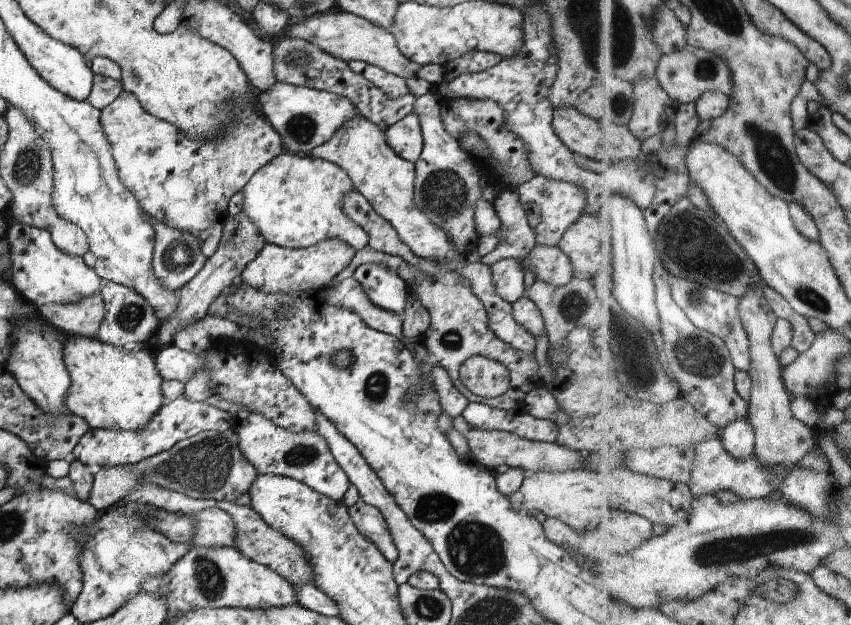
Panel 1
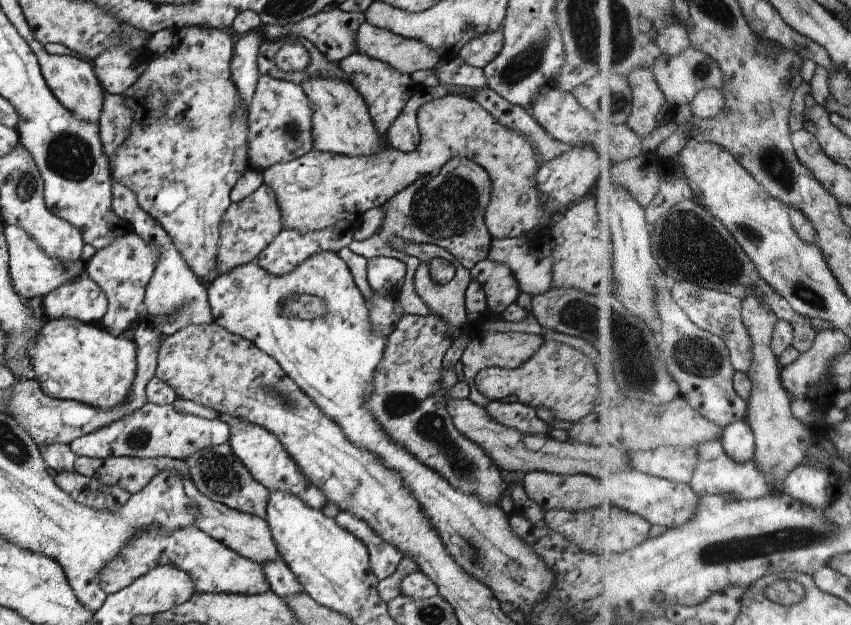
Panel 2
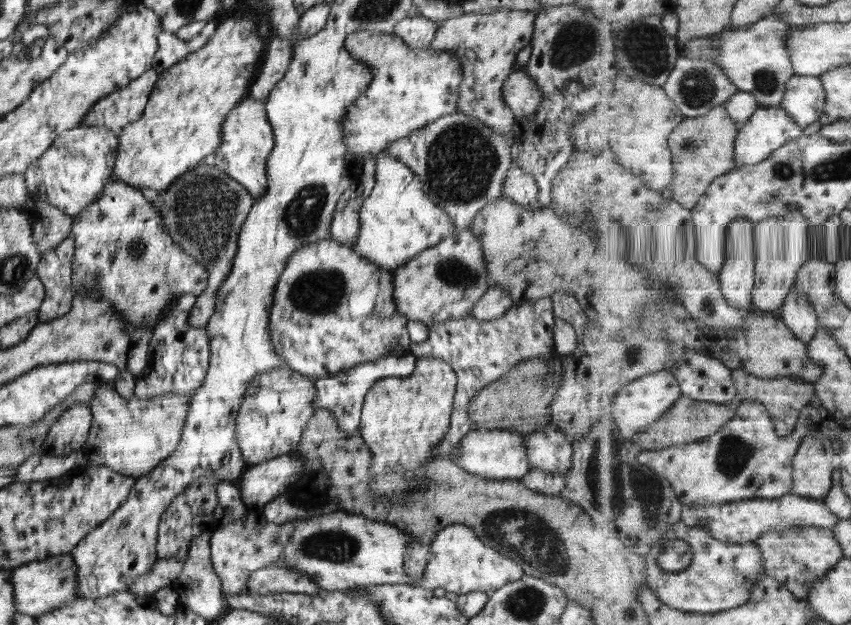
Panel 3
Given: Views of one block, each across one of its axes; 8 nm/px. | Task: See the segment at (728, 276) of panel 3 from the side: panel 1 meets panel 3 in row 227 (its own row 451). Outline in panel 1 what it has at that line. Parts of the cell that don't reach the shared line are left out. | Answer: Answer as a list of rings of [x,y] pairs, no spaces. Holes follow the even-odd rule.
[[[750,417],[736,420],[722,430],[725,448],[739,459],[747,459],[757,455],[757,428]]]

